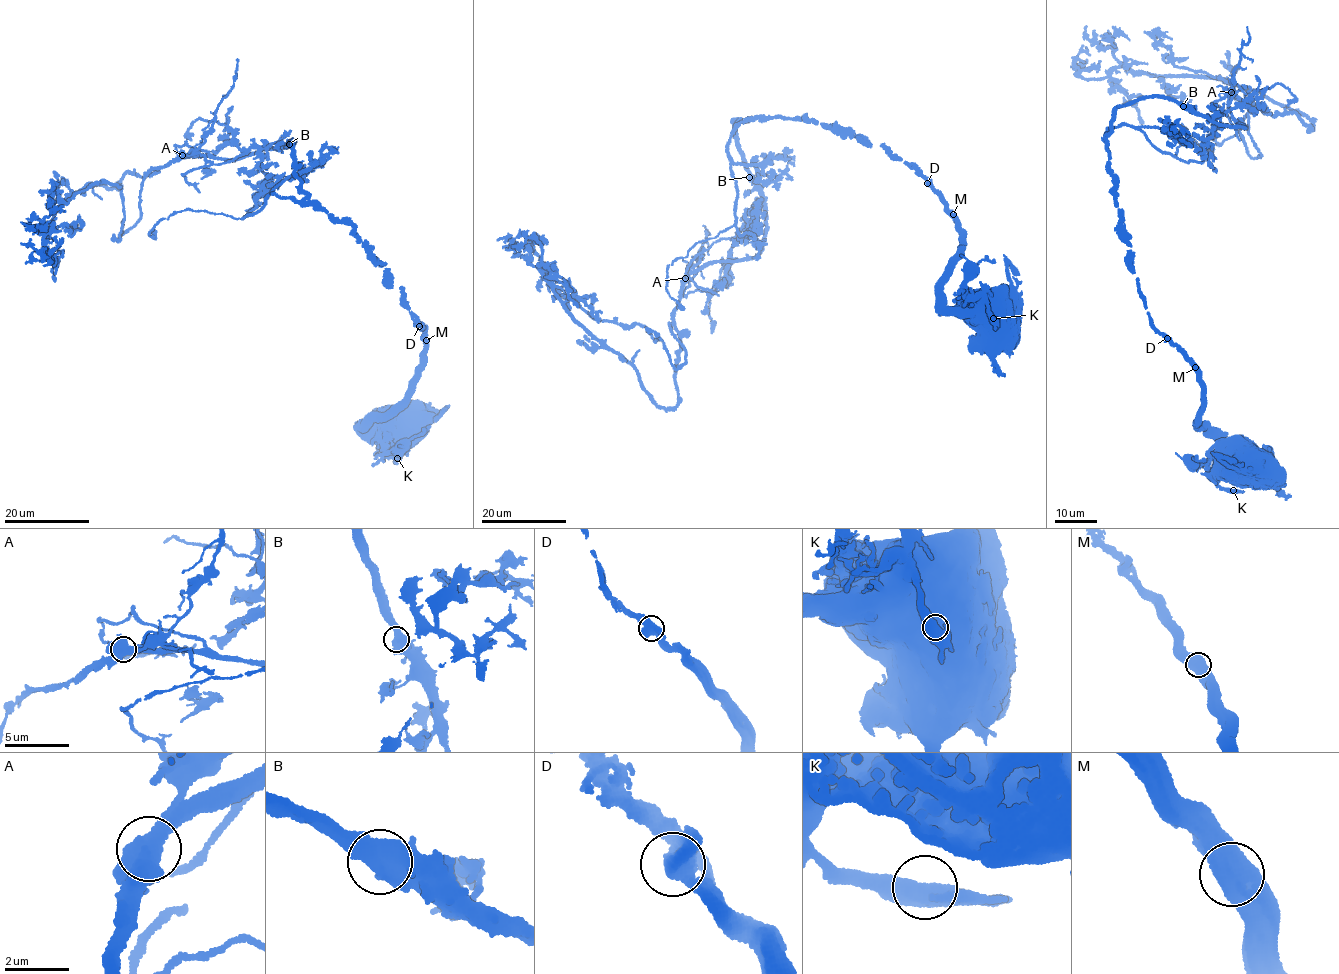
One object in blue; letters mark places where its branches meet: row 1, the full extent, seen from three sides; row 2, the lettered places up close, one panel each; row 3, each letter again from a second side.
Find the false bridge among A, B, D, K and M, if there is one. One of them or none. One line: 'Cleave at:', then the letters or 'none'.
Cleave at: A

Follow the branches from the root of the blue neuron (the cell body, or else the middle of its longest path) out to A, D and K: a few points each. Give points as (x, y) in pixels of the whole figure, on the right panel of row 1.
A: (1227, 454), (1197, 422), (1200, 369), (1151, 324), (1105, 143), (1122, 106), (1160, 95), (1209, 118), (1231, 92)
D: (1227, 454), (1231, 461), (1234, 455), (1227, 444), (1197, 422), (1203, 392), (1200, 369), (1167, 338)
K: (1227, 454), (1231, 460), (1225, 464), (1217, 483), (1233, 490)

